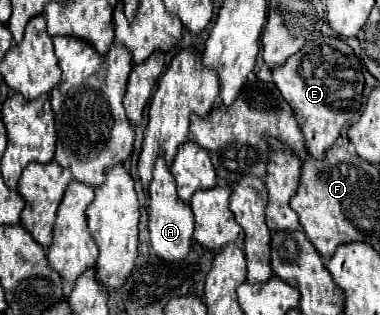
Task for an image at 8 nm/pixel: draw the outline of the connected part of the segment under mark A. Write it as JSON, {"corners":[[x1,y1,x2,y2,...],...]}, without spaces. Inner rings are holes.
{"corners":[[162,152,158,154,154,162,154,172,152,172,152,182,148,188,150,196,150,206,148,206,148,230,150,230,150,244,152,250,162,258,162,260,178,260,186,258,186,250,192,246,192,232,194,232,194,220,190,218,190,206,186,206,178,194,176,194,176,182,164,162]]}

